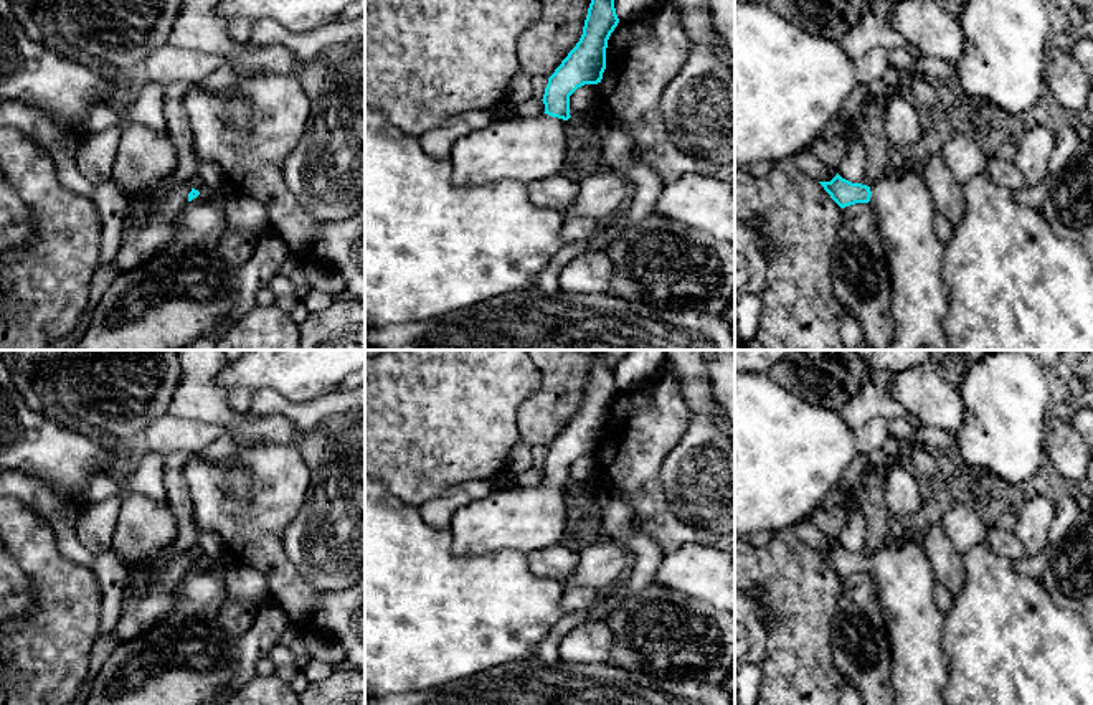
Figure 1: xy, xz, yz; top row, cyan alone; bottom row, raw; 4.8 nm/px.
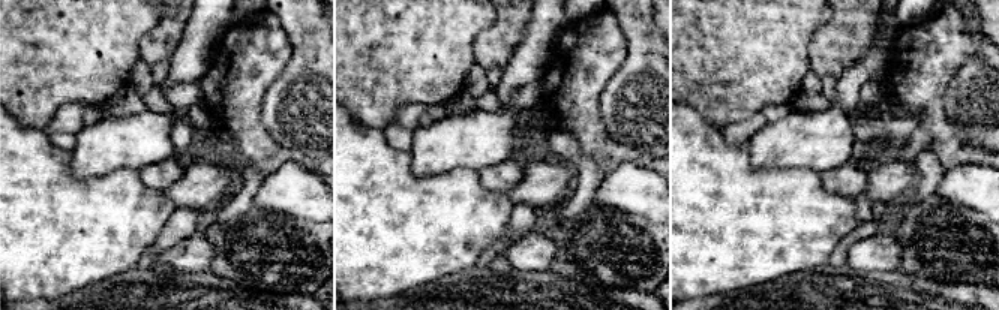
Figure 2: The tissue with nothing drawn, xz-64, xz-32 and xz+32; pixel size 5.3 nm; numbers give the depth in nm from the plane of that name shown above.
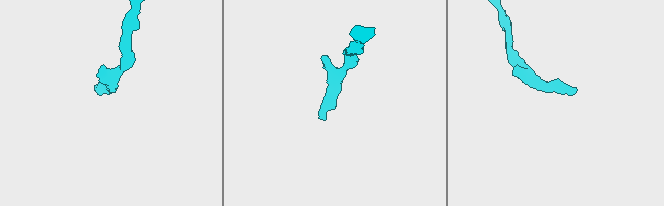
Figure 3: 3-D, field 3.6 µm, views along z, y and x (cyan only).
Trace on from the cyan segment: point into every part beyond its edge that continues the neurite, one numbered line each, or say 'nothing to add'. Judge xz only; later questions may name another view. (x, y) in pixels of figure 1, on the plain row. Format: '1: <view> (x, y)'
1: xz (527, 519)

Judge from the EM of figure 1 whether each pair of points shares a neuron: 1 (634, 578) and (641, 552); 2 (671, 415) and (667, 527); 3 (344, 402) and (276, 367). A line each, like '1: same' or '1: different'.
1: same
2: same
3: different

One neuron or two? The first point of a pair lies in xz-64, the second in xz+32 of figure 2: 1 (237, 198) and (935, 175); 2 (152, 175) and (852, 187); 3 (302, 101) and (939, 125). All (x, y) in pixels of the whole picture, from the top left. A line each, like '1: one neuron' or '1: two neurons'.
1: one neuron
2: one neuron
3: two neurons

